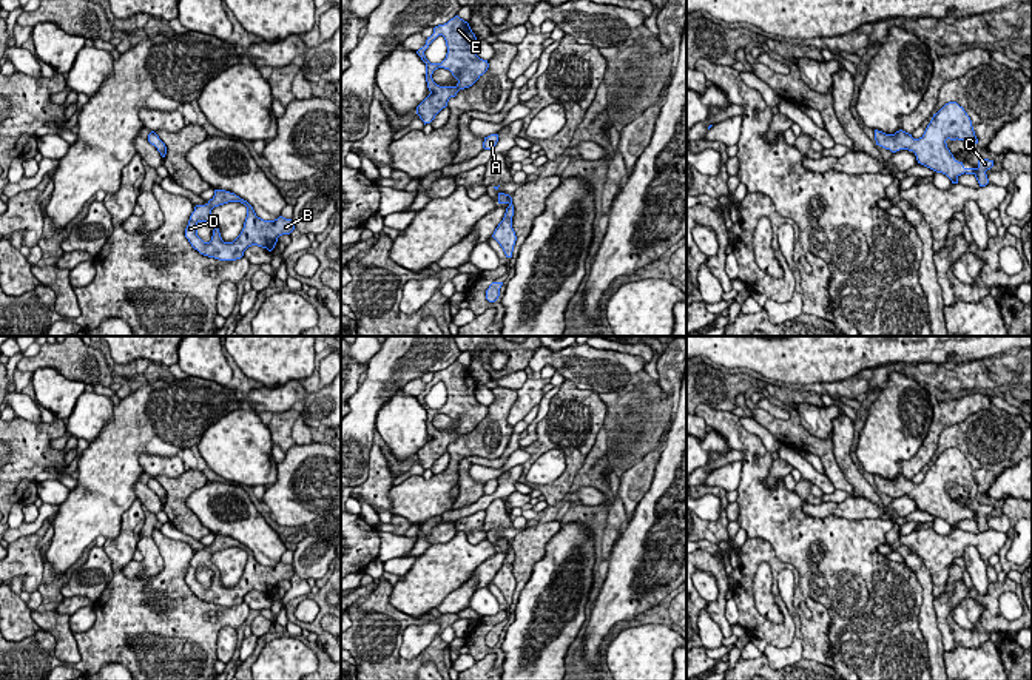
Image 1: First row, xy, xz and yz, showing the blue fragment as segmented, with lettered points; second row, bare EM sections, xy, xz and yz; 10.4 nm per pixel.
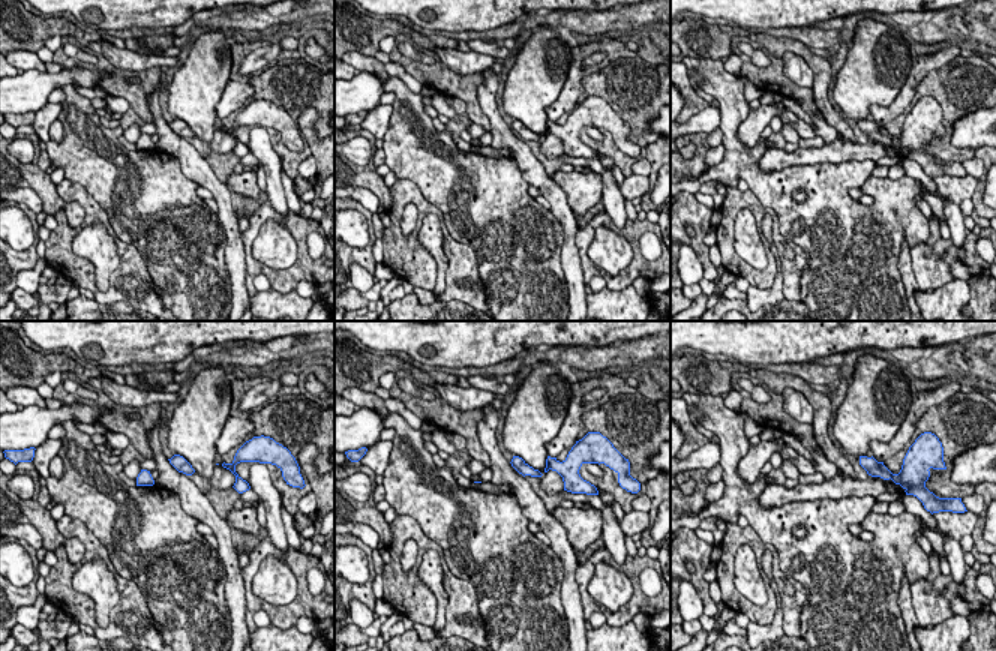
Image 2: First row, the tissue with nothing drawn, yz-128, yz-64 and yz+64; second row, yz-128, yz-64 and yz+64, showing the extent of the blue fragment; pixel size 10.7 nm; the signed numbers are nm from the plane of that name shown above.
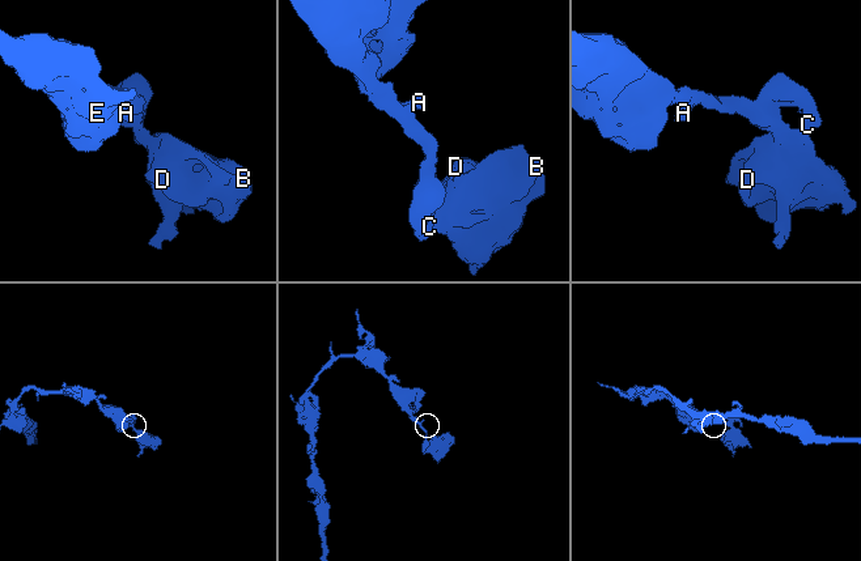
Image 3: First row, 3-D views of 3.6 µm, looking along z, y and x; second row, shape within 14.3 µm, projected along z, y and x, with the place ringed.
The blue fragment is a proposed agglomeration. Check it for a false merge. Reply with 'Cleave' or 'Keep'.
Keep

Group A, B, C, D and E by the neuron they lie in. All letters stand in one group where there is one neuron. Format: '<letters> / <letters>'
A B C D E

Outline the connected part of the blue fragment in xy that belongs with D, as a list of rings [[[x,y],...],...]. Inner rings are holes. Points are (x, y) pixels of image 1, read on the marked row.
[[[214,190],[214,196],[205,205],[196,205],[190,216],[188,225],[185,228],[185,237],[194,250],[201,254],[214,258],[219,261],[236,261],[244,256],[244,251],[258,245],[271,251],[282,234],[290,234],[295,230],[293,220],[279,216],[275,220],[264,220],[256,216],[253,207],[236,196],[234,193],[225,190]],[[241,202],[247,207],[247,217],[241,234],[233,242],[224,242],[219,233],[216,220],[211,217],[211,210],[214,207]],[[208,222],[214,225],[213,236],[210,242],[204,242],[197,236],[197,224]]]

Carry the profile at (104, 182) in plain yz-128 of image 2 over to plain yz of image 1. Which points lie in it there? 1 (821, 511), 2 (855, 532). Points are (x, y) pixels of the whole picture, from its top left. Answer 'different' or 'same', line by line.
1: different
2: same

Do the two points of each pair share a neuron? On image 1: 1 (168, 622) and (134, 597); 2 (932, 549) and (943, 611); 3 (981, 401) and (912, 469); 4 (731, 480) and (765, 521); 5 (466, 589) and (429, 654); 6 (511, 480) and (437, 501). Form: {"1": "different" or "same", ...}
{"1": "same", "2": "different", "3": "same", "4": "different", "5": "different", "6": "different"}

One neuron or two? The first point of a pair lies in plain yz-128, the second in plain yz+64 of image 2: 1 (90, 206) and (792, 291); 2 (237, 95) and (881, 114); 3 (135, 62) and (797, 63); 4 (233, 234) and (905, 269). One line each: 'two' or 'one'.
1: one
2: one
3: one
4: one

